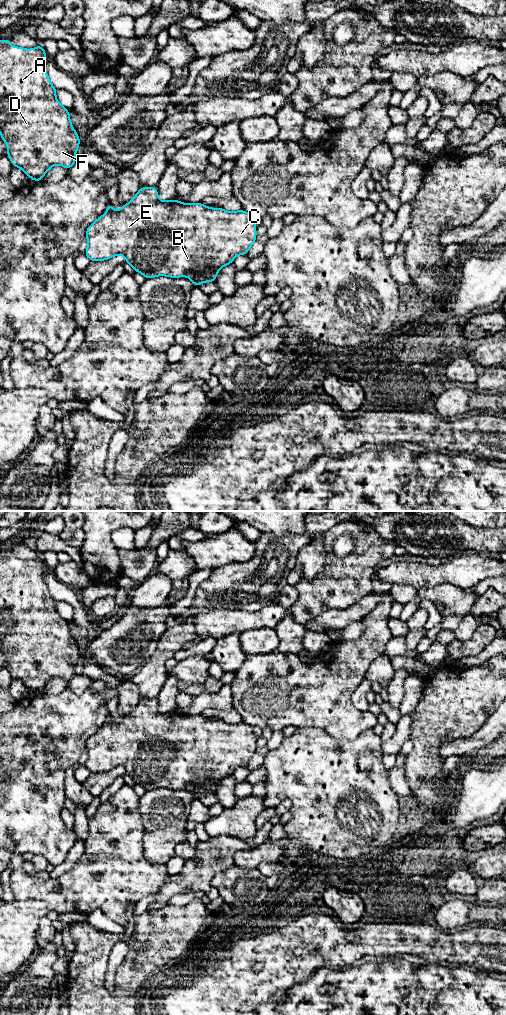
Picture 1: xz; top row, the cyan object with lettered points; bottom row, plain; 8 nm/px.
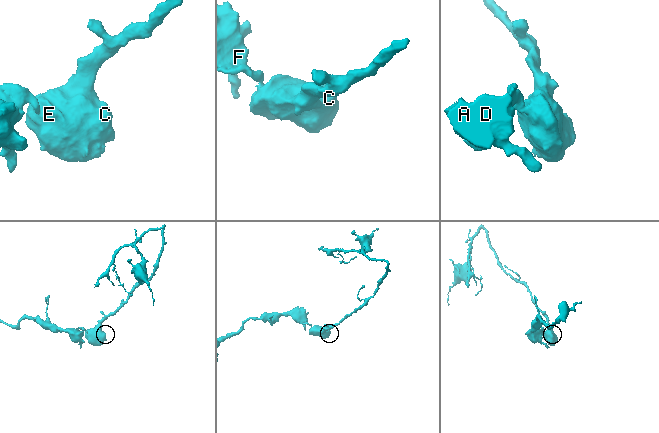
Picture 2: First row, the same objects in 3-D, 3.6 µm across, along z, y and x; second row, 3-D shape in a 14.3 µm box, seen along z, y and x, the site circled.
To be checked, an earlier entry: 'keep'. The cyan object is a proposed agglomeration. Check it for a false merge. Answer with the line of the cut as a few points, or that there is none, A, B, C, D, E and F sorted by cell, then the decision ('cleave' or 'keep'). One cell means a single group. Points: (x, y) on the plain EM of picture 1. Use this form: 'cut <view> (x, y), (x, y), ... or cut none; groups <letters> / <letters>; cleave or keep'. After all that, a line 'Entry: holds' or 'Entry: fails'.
cut xz (112, 721), (107, 724); groups A D F / B C E; cleave
Entry: fails

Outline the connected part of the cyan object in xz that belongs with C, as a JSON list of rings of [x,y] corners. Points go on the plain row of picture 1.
[[[141,699],[134,710],[119,723],[108,723],[89,737],[86,742],[88,754],[85,768],[91,773],[104,773],[123,767],[135,784],[150,791],[156,788],[179,790],[186,788],[194,798],[203,794],[215,794],[218,783],[238,767],[245,767],[256,753],[256,736],[250,725],[239,722],[228,724],[223,720],[210,720],[201,714],[188,716],[176,711],[161,713],[156,699]]]

